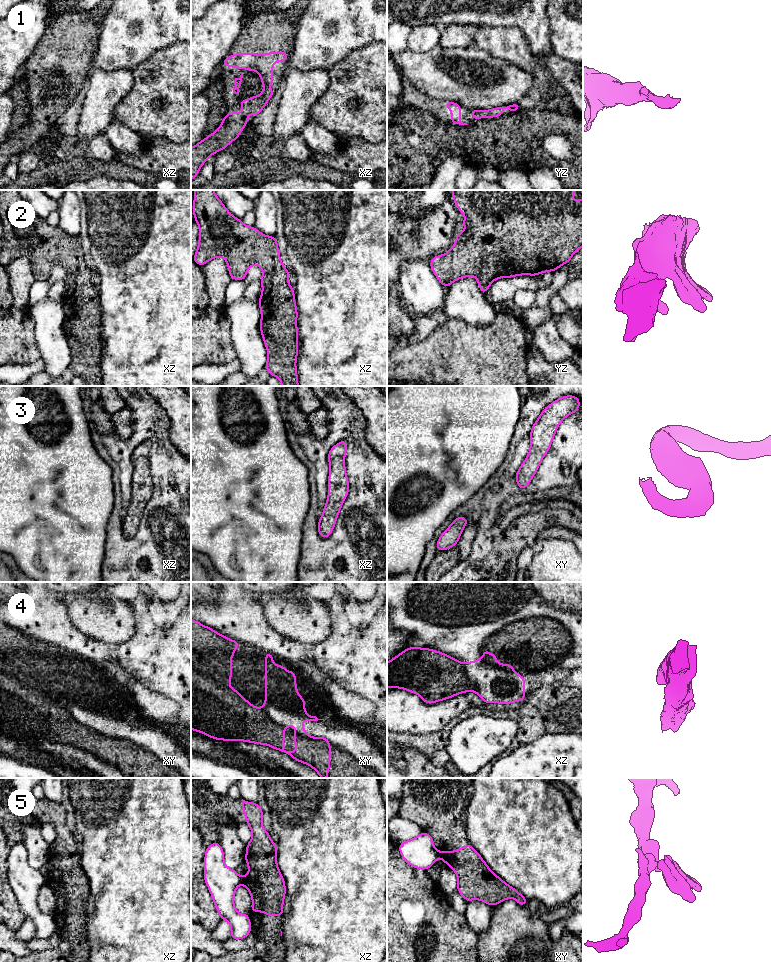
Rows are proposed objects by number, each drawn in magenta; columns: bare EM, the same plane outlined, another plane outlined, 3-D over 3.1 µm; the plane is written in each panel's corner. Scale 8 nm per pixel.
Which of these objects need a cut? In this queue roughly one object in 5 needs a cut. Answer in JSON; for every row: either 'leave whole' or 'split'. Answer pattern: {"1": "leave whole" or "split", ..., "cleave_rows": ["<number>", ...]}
{"1": "leave whole", "2": "leave whole", "3": "leave whole", "4": "leave whole", "5": "split", "cleave_rows": ["5"]}

